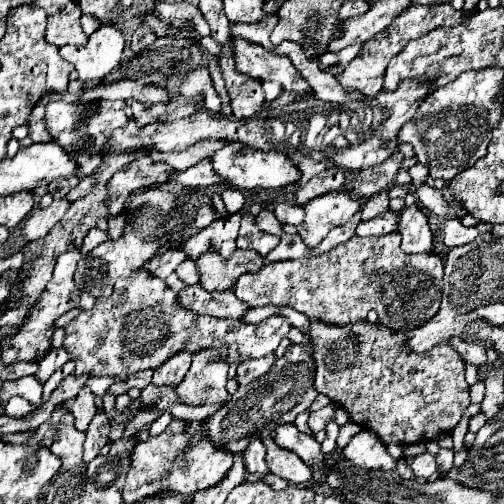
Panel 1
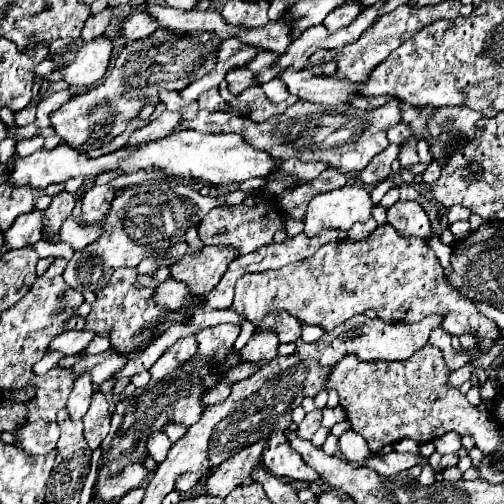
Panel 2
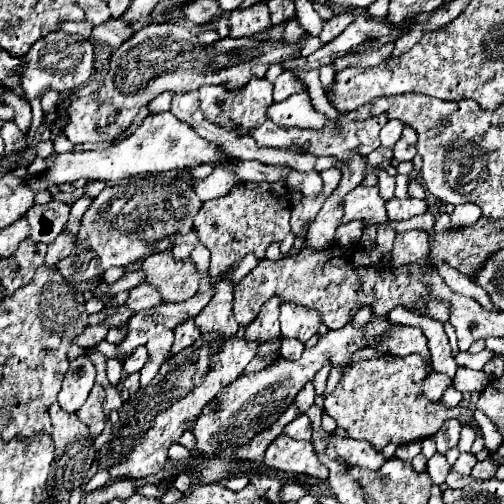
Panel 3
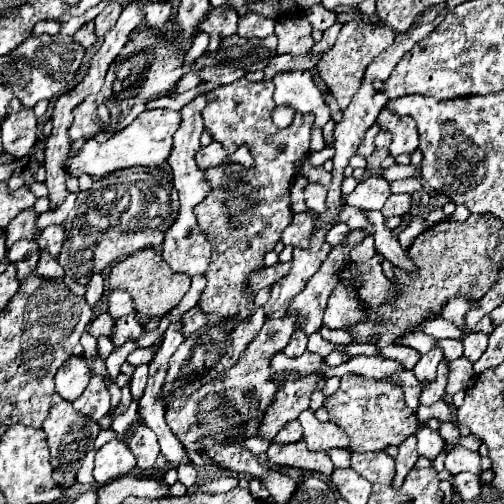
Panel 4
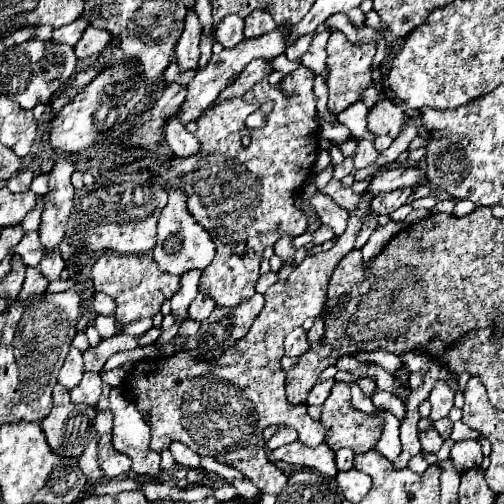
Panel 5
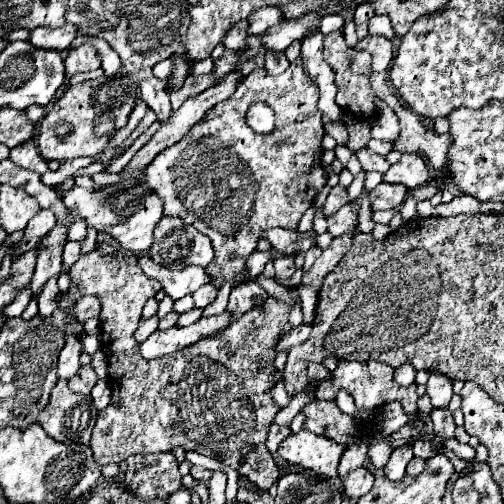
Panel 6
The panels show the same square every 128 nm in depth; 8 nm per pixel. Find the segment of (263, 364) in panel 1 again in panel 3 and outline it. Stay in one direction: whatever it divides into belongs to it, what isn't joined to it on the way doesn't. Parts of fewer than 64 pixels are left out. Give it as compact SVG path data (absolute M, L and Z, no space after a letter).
M268 300L268 304L264 304L260 316L246 328L246 340L248 342L268 342L280 336L280 302Z

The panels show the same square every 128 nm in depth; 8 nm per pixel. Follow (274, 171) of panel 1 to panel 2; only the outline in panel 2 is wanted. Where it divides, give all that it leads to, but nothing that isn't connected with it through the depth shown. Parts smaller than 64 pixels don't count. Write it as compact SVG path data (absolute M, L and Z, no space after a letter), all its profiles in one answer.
M180 130L172 132L162 140L138 146L138 148L122 148L112 152L114 168L118 172L134 172L140 168L162 168L166 174L184 176L184 178L198 178L208 184L242 184L248 178L268 178L278 164L274 158L264 152L256 150L252 144L238 134L204 134L196 130Z

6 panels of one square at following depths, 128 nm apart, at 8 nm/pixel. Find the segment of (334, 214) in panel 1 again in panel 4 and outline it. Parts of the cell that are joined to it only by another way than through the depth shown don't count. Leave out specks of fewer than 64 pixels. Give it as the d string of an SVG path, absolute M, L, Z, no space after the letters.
M372 174L366 180L362 180L352 194L346 196L346 204L350 208L382 210L388 196L390 196L390 182L382 176Z

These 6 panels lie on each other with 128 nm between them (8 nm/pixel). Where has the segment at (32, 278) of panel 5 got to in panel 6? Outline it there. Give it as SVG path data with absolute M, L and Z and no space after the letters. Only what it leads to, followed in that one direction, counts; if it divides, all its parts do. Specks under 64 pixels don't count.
M28 286L28 288L24 288L24 290L20 290L18 294L16 294L16 298L14 298L14 302L8 306L8 308L4 308L4 316L6 318L14 318L14 316L20 316L24 310L26 310L26 306L28 306L28 302L34 298L34 292L32 292L32 288Z

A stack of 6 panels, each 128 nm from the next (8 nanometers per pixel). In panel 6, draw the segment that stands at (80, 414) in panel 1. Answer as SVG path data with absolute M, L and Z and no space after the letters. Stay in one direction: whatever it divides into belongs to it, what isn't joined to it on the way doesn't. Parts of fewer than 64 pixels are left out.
M72 334L66 336L66 346L60 352L58 358L58 378L70 380L80 370L80 340Z

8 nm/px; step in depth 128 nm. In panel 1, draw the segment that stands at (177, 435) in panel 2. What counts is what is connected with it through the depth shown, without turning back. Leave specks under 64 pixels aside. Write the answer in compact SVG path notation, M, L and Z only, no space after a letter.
M164 412L162 416L158 416L152 424L150 424L150 428L148 428L148 432L150 434L160 434L160 432L164 432L168 426L170 426L170 420L172 420L174 416L172 414L168 414L168 412Z

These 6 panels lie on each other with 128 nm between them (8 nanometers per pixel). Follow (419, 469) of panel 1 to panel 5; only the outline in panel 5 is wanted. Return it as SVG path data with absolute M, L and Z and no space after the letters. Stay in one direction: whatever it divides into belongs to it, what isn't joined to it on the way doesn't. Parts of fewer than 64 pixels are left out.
M354 214L348 218L348 228L346 232L334 242L334 248L330 252L320 252L314 256L308 256L296 270L292 272L288 284L276 282L274 286L268 288L264 294L266 306L256 318L256 324L250 328L248 336L240 340L238 348L232 348L224 352L220 360L214 360L212 364L196 364L196 358L192 357L192 352L180 351L170 358L160 358L160 366L154 368L152 362L142 362L148 364L144 368L132 368L128 374L128 380L124 384L124 392L136 400L138 410L148 410L150 412L150 428L152 428L152 450L164 452L172 440L180 440L188 448L192 448L200 456L212 456L216 462L232 466L240 470L244 476L248 476L262 492L266 494L280 494L284 484L288 482L288 476L284 476L274 464L268 462L266 450L264 450L264 440L262 432L264 428L272 424L284 424L294 430L298 430L300 442L309 446L316 447L324 442L326 438L326 428L312 420L308 416L306 406L292 406L286 400L284 392L284 378L286 372L280 368L280 360L284 356L284 338L288 332L292 332L296 326L302 326L302 322L310 316L318 316L324 306L326 306L326 284L332 276L332 270L336 264L352 250L354 238L356 238L356 228L360 228L360 214Z

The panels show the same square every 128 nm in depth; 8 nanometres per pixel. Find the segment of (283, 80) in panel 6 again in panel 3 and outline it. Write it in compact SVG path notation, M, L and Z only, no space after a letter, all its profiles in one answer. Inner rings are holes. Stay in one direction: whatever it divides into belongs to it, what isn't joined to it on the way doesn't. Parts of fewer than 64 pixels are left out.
M250 80L240 92L224 92L222 86L202 86L199 92L200 110L206 120L228 128L232 122L238 124L238 134L248 134L248 128L260 126L266 120L266 108L272 104L272 84L268 80ZM242 182L238 188L232 188L232 194L204 202L204 208L194 220L194 230L198 232L200 242L204 242L204 246L212 252L212 278L228 270L230 264L240 262L248 252L256 252L256 256L262 258L274 240L284 240L288 236L290 206L278 206L280 198L288 198L288 190L282 184ZM230 280L218 282L216 296L208 304L208 308L204 308L200 316L196 316L194 324L202 334L220 332L226 338L236 334L238 324L232 316L232 282Z

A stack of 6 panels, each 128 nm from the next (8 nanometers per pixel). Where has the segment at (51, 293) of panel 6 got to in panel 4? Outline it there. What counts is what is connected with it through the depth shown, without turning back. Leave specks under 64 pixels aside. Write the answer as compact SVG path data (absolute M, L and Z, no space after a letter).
M62 224L60 226L48 226L48 228L44 228L44 232L38 238L40 248L46 250L46 252L50 252L52 256L60 254L62 242L64 242L64 226Z

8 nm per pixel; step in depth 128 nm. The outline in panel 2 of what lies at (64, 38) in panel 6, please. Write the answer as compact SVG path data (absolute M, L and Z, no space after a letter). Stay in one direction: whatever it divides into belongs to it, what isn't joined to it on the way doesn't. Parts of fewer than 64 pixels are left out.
M140 12L122 24L120 38L124 38L124 40L146 38L146 36L152 36L152 32L156 32L158 28L162 28L162 26L158 24L158 20L154 16L150 16L148 12Z

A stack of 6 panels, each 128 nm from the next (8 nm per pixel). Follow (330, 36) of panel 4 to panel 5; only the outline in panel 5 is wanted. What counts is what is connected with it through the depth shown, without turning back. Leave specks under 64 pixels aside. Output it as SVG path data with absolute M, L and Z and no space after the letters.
M324 30L322 34L316 34L308 52L302 56L302 64L308 66L314 74L320 74L324 80L328 78L328 68L326 68L326 42L330 38L332 30Z

